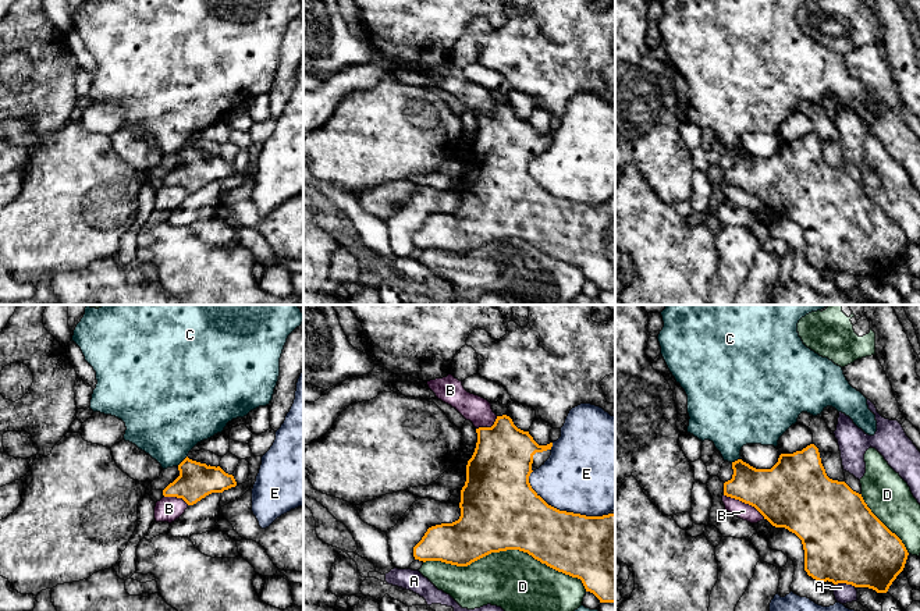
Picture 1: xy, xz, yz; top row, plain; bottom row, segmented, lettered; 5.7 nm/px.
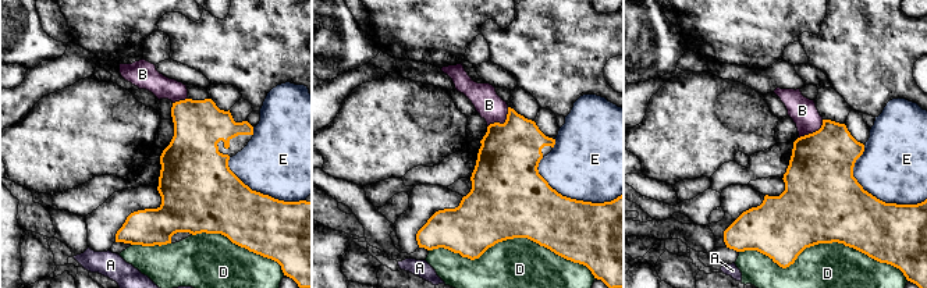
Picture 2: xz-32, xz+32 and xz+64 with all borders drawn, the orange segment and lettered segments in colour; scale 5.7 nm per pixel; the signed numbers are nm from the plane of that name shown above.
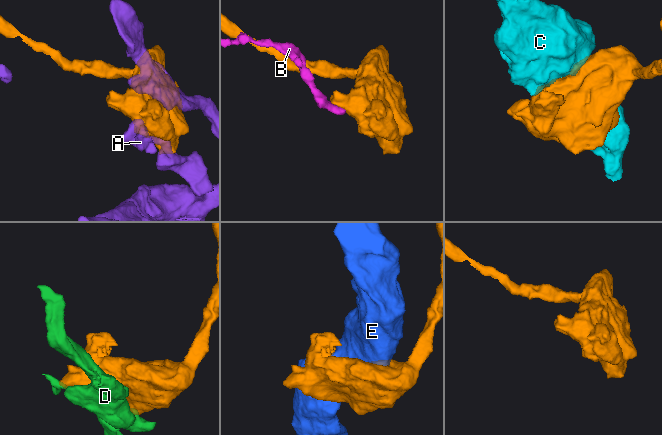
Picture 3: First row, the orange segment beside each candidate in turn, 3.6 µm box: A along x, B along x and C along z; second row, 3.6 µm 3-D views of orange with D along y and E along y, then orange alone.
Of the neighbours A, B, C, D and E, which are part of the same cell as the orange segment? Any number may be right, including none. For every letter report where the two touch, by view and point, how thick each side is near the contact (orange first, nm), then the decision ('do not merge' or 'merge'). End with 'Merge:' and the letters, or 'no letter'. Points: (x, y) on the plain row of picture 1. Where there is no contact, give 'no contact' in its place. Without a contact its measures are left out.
A: yz (845, 270) | 480/120 nm | do not merge
B: yz (745, 191) | 360/90 nm | do not merge
C: xy (183, 149) | 200/420 nm | do not merge
D: xz (507, 237) | 460/360 nm | do not merge
E: xz (565, 199) | 360/480 nm | do not merge
Merge: no letter

